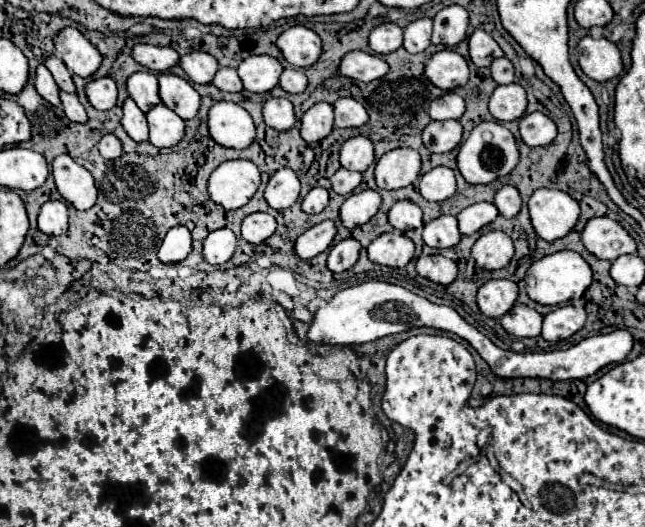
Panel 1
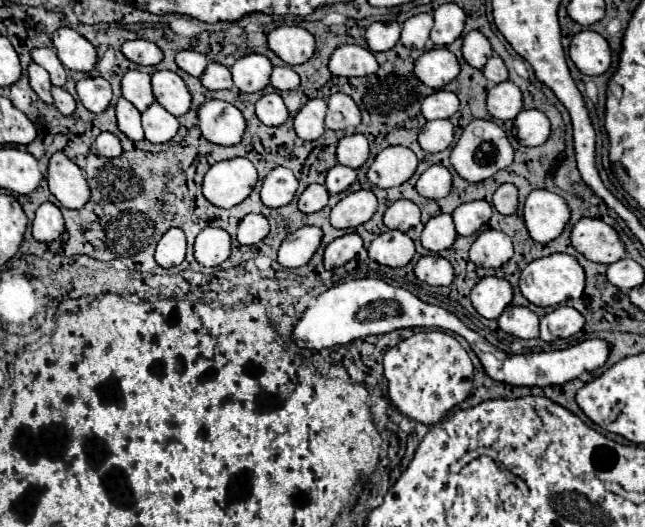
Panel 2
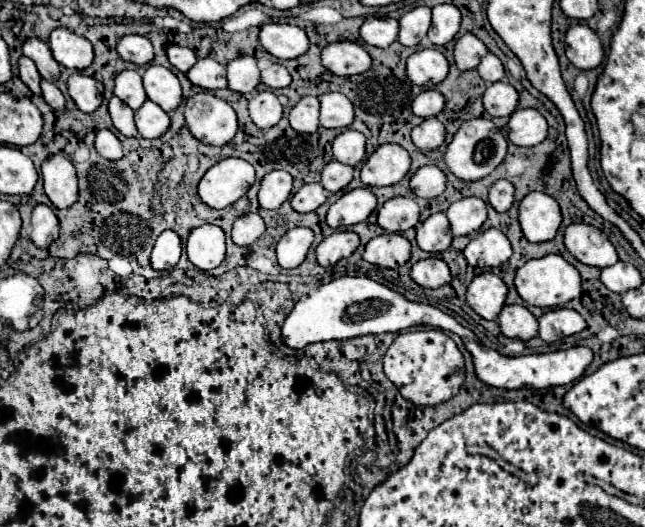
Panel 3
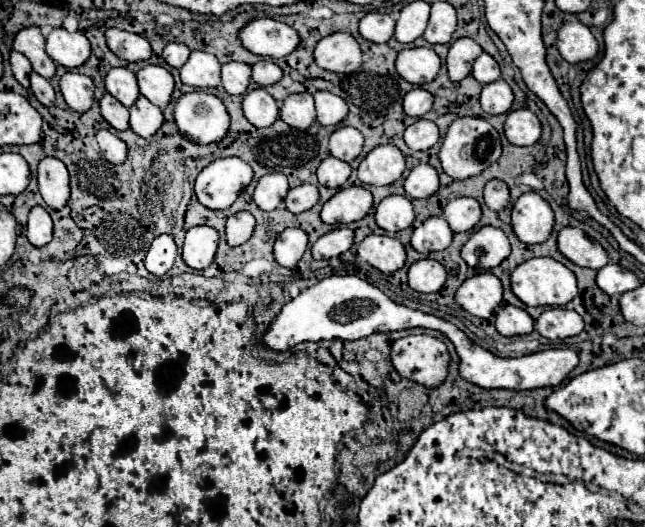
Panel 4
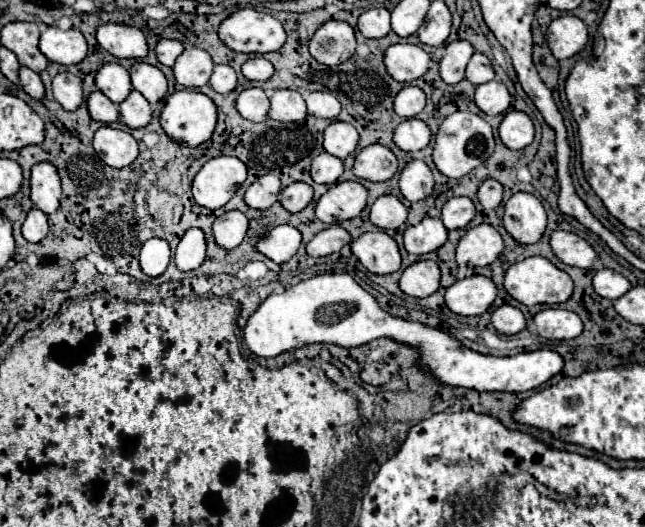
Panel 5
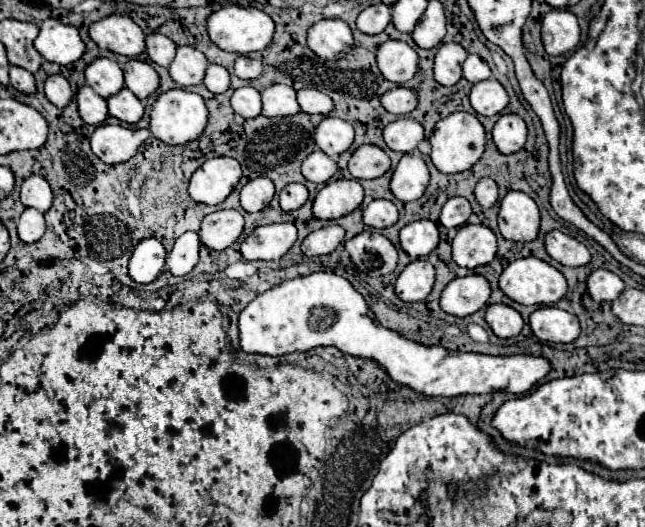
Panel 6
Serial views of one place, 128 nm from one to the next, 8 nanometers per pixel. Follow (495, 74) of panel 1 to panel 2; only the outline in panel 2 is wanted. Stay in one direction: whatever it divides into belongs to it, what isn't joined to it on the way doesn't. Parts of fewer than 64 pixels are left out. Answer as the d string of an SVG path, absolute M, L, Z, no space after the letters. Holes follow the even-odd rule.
M494 54L488 62L486 62L486 66L484 66L484 76L490 80L490 82L494 82L494 84L500 84L500 82L504 82L504 80L508 80L508 68L506 68L506 64L502 62L502 58L498 56L498 54Z

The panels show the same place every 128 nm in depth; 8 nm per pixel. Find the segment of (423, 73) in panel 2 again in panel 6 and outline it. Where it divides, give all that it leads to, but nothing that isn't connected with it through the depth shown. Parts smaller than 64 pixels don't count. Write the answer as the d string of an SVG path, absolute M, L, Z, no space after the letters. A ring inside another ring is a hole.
M388 40L378 48L378 68L390 82L404 84L418 70L418 54L412 46L398 40Z

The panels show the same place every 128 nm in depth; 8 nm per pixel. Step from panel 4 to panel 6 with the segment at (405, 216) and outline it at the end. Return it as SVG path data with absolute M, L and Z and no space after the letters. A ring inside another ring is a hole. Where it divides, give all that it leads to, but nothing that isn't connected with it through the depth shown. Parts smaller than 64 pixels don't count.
M372 200L366 208L364 208L364 224L372 226L372 228L388 228L392 224L398 222L398 208L394 202L390 200Z

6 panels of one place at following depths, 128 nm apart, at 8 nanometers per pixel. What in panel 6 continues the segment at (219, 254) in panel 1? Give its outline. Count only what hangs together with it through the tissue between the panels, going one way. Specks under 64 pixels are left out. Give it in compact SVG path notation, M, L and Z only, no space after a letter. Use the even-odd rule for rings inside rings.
M184 232L172 252L168 254L166 258L166 264L170 268L170 272L174 276L184 276L188 274L196 264L198 264L198 252L200 252L200 238L198 238L198 232Z

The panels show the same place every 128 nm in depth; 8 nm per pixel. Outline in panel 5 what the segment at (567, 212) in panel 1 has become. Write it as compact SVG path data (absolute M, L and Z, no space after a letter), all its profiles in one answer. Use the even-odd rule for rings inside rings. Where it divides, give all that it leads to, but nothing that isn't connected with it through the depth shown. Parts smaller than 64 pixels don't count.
M518 192L506 202L504 228L520 244L534 244L546 230L546 210L534 194Z

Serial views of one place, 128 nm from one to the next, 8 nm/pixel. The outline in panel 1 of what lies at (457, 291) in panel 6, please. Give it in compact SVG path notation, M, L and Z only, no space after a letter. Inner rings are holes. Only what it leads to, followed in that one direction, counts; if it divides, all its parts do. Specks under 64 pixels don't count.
M488 280L478 290L478 306L488 318L502 318L518 298L518 286L510 280Z

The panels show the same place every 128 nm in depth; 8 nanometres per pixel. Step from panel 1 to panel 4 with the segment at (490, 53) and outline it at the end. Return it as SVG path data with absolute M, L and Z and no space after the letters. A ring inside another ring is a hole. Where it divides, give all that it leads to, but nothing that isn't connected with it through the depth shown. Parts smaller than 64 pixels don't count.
M458 38L448 52L448 76L454 82L460 82L462 78L466 78L472 70L474 60L482 54L484 50L480 48L480 44L476 44L472 38Z

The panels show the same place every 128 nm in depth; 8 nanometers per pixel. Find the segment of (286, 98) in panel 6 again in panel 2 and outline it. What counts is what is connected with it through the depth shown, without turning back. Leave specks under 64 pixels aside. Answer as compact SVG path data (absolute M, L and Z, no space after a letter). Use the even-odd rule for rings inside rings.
M310 100L296 116L294 128L302 140L316 140L324 134L324 116L326 116L326 102L324 100Z

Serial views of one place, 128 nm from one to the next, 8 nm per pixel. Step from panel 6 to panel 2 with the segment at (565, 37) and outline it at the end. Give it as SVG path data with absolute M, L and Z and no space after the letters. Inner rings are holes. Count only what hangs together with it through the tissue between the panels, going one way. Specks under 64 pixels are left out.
M582 30L572 38L570 58L576 68L588 76L600 76L612 66L612 50L608 42L592 30Z

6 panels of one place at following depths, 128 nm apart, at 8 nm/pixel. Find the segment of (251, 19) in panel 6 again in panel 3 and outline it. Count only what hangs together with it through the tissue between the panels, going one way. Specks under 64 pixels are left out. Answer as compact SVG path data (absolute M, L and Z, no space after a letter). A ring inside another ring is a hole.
M266 24L260 30L260 44L278 60L292 60L308 52L308 36L302 28L290 24Z

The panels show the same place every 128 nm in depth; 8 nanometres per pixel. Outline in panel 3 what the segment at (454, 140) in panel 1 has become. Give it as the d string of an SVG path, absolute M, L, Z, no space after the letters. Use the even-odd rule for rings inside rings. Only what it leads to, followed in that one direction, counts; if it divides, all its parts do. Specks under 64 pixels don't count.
M428 118L412 130L412 142L422 152L430 152L430 150L440 148L444 144L444 140L446 140L446 128L436 118Z

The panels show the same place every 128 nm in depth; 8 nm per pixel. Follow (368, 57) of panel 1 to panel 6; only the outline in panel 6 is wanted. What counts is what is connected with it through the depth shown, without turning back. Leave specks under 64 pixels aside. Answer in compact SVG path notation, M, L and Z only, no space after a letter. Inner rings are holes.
M320 20L308 30L308 46L324 60L340 60L352 50L352 30L344 20Z

